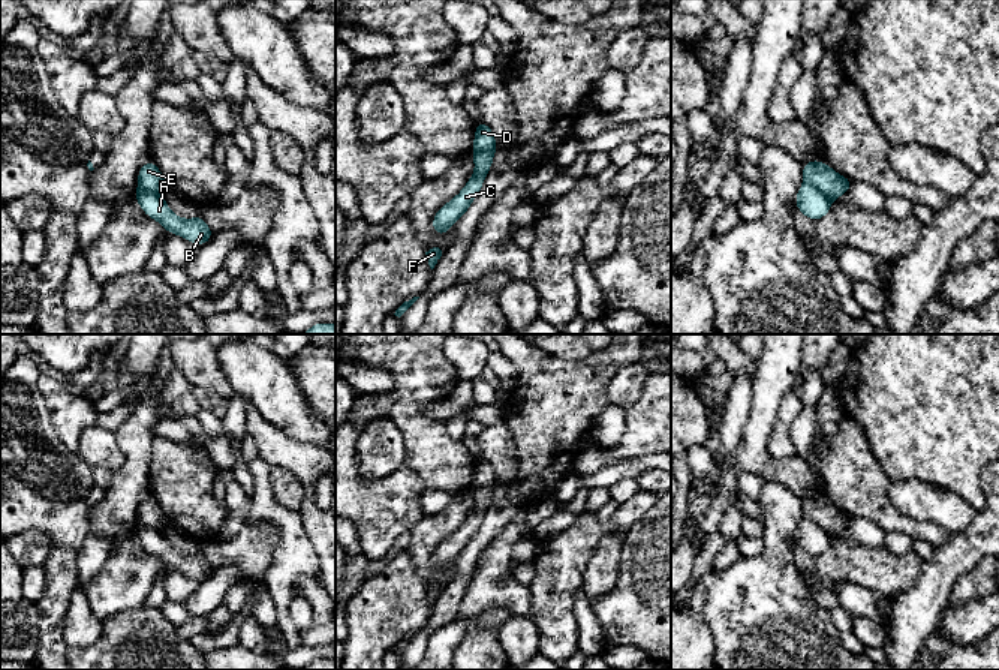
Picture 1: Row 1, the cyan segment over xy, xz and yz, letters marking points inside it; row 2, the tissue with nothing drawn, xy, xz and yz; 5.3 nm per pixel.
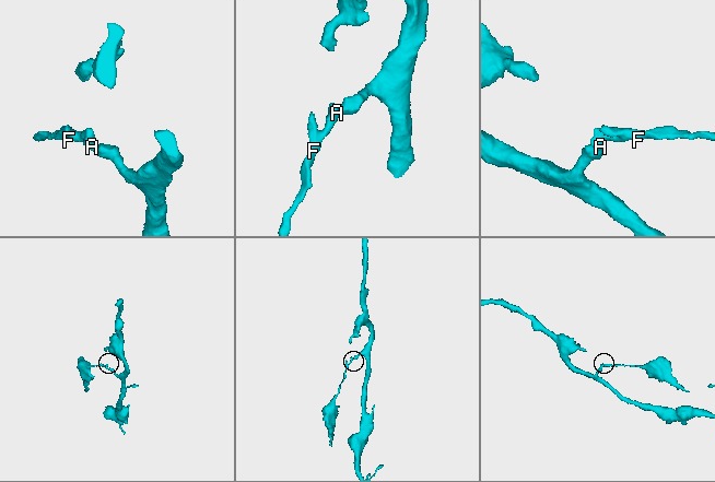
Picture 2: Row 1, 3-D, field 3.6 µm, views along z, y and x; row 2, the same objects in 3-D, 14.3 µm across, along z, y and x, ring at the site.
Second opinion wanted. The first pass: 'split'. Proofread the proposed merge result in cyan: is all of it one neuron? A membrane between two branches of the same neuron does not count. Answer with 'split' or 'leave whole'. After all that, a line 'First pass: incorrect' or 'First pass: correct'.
split
First pass: correct

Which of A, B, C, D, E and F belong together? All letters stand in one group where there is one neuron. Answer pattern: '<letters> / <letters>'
A B D / C E F

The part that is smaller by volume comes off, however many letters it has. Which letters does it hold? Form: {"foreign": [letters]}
{"foreign": ["C", "E", "F"]}

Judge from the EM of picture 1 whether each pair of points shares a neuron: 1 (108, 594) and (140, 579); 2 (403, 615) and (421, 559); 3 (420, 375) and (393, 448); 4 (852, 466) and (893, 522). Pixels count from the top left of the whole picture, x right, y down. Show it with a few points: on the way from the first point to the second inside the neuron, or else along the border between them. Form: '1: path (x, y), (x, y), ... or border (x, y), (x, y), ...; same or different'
1: path (116, 588), (123, 582), (132, 582); same
2: border (408, 549), (415, 573), (426, 586); different
3: border (370, 420), (388, 418), (396, 426), (405, 463); different
4: path (852, 481), (878, 510); same

